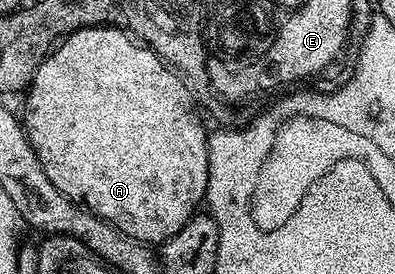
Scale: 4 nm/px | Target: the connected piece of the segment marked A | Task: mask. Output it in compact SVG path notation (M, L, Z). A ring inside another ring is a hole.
M95 25L93 29L77 28L63 38L45 57L34 75L32 84L26 90L26 96L28 96L28 102L24 105L24 113L22 112L24 131L42 163L42 171L46 171L46 179L50 179L50 183L54 183L54 187L58 187L58 191L62 195L66 195L77 205L89 209L103 221L108 221L114 227L118 227L126 235L145 243L163 243L170 240L196 216L205 200L204 192L208 186L208 138L210 133L209 130L204 130L204 125L200 122L201 114L198 112L197 102L184 78L175 69L169 67L147 45L133 39L119 27Z

